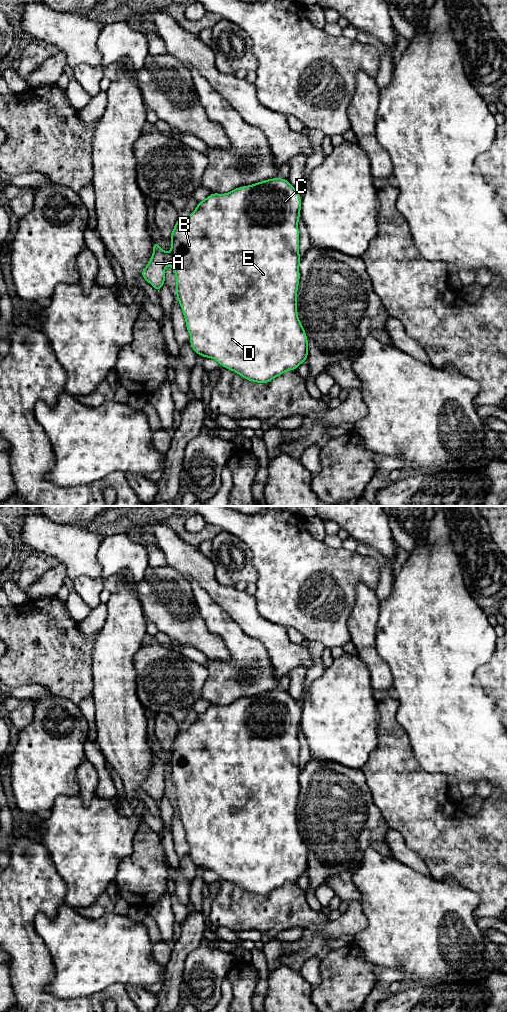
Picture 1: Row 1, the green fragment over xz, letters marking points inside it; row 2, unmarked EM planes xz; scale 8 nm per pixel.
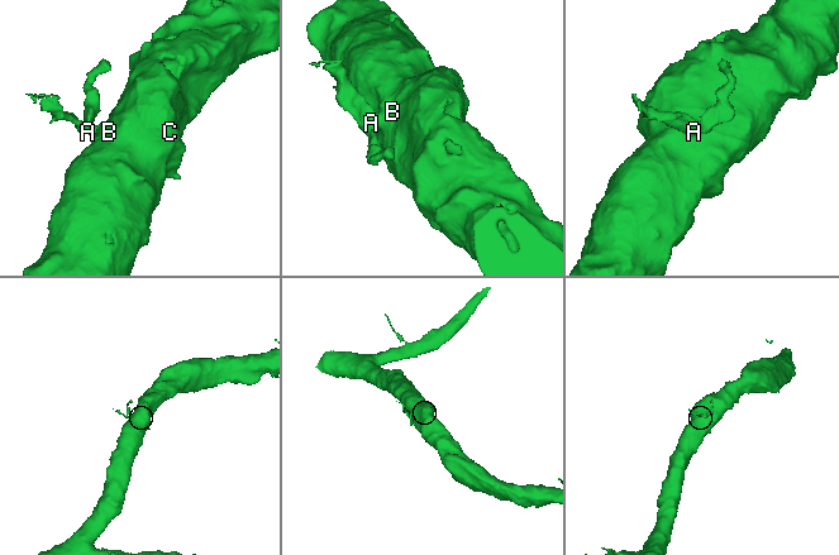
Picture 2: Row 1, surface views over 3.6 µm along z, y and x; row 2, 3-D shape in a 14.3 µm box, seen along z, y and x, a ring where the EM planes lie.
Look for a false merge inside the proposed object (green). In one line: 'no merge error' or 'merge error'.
merge error

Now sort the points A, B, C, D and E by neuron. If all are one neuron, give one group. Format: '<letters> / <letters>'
A / B C D E

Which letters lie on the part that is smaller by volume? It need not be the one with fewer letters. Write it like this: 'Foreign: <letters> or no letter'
Foreign: A

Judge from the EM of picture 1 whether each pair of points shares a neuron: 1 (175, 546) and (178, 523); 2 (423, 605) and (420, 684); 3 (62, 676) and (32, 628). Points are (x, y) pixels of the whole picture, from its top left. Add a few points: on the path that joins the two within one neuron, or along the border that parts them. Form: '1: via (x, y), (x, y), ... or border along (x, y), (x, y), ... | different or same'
1: border along (159, 520), (170, 527), (182, 539), (198, 546) | different
2: via (423, 625), (423, 664) | same
3: via (59, 664), (58, 657), (43, 640) | same

